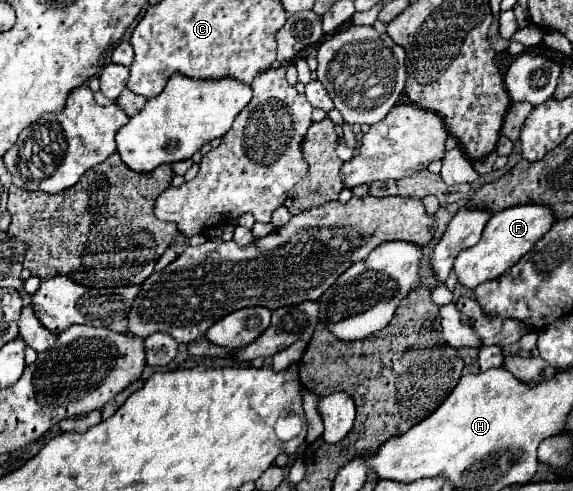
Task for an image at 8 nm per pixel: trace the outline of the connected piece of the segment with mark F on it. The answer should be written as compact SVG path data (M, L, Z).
M519 204L515 208L495 212L489 224L485 226L481 240L473 248L467 248L457 256L455 272L459 276L459 282L465 288L473 290L481 282L501 276L505 270L515 266L521 260L521 256L525 256L551 230L553 224L555 224L555 214L551 208L543 204Z

